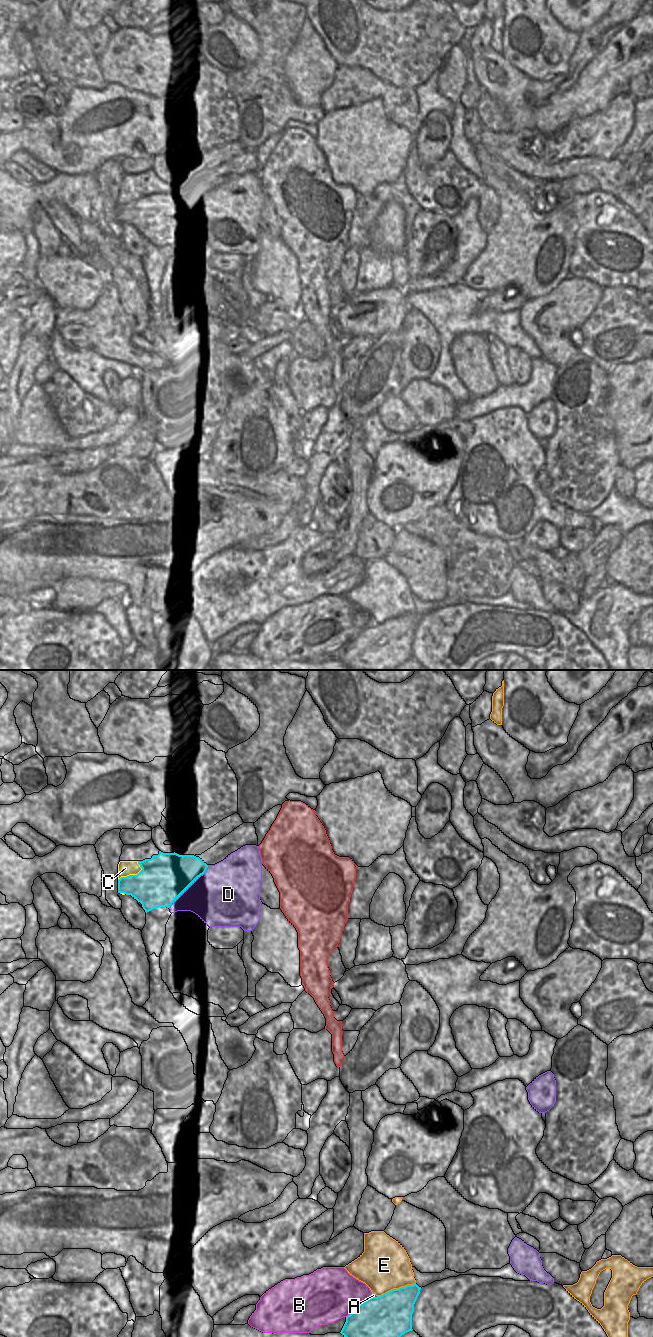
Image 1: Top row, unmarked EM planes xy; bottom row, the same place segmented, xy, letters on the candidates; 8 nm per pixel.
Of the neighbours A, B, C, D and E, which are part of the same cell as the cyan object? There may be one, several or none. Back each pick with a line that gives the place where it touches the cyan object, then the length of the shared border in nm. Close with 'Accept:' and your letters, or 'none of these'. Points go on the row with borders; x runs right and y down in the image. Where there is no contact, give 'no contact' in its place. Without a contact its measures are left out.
C: meets cyan in xy at (133, 875); contact 220 nm long
Accept: C

